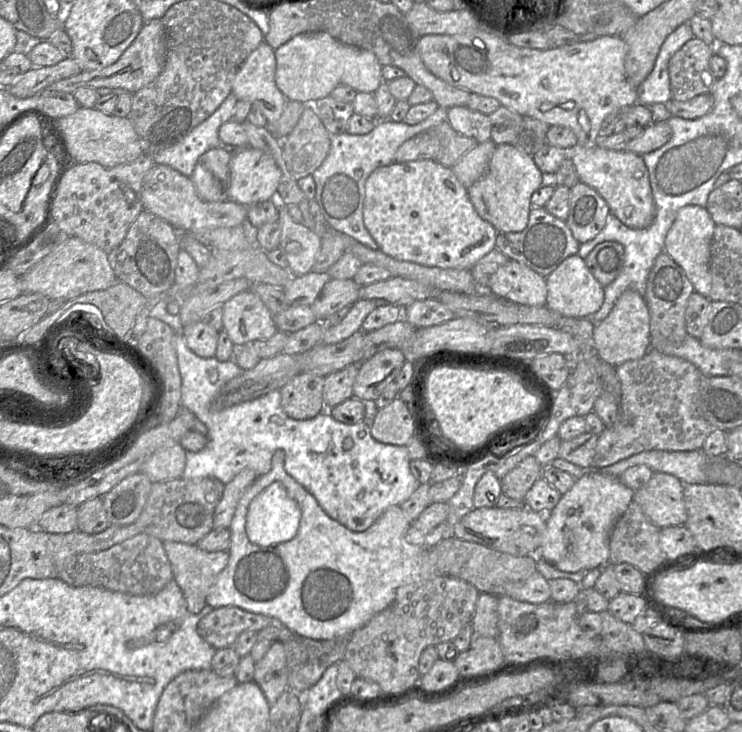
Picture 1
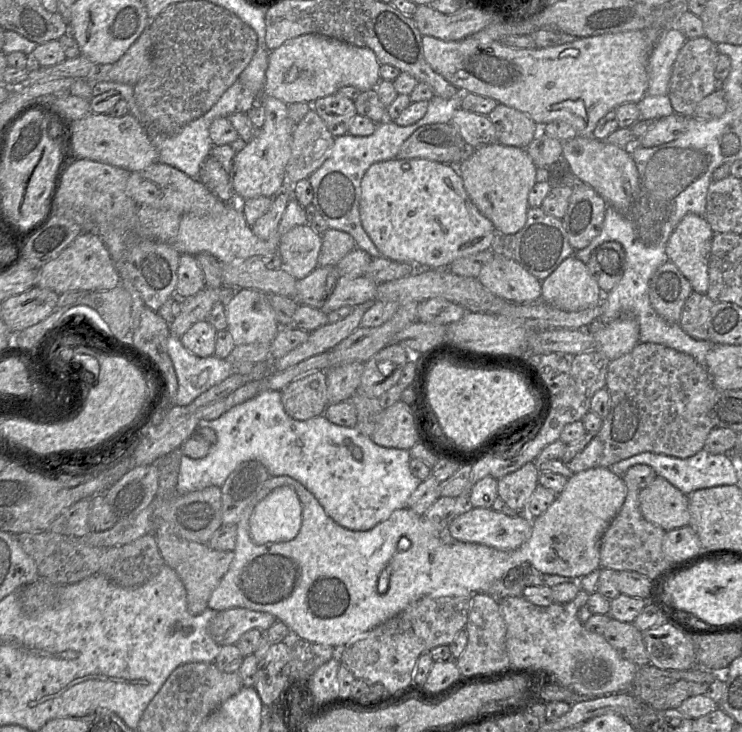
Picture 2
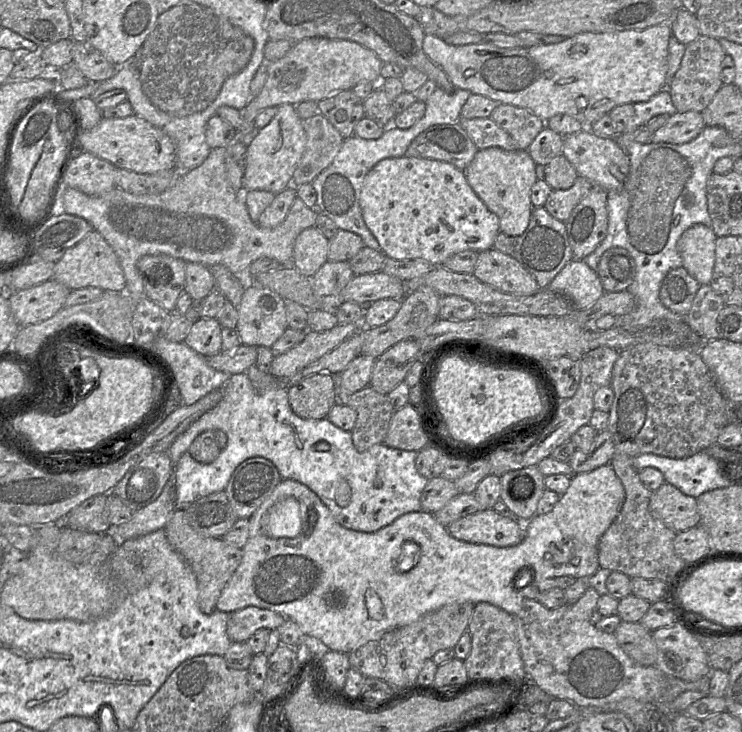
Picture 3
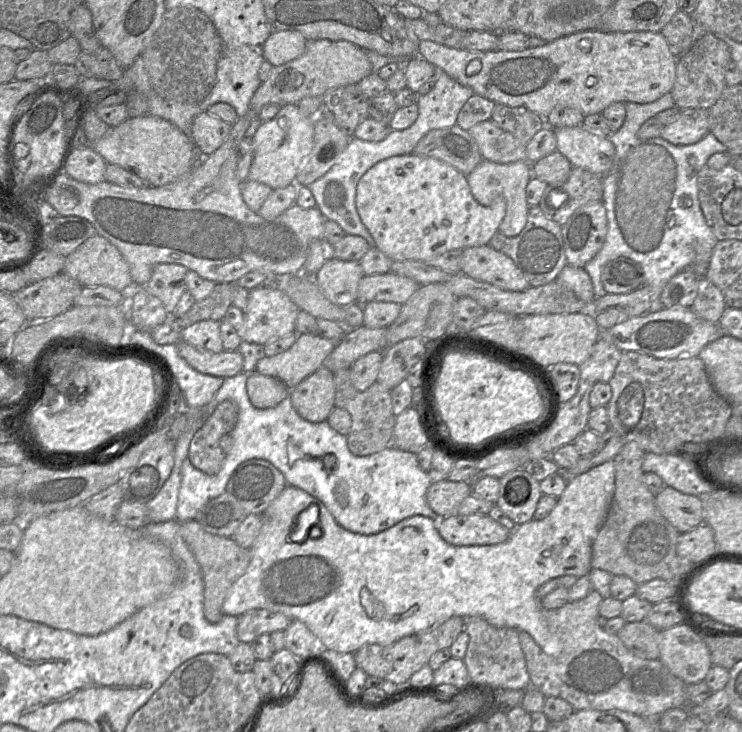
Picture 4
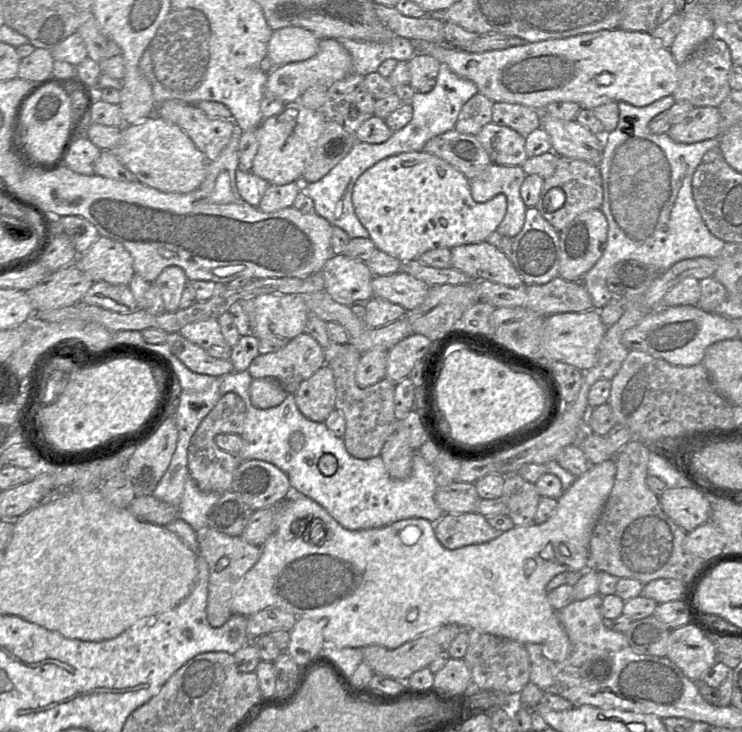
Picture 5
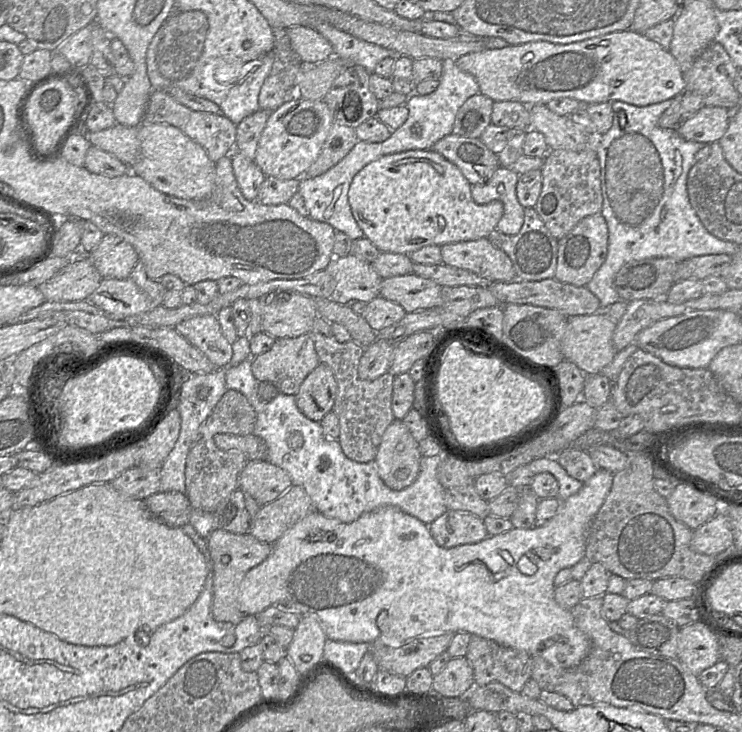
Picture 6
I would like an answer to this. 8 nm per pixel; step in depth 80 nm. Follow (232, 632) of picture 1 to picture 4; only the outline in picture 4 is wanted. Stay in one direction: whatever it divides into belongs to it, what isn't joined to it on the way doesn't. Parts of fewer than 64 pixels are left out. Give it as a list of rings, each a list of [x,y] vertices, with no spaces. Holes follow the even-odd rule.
[[[252,609],[239,616],[237,636],[241,642],[251,643],[261,634],[285,631],[292,620],[281,612]]]

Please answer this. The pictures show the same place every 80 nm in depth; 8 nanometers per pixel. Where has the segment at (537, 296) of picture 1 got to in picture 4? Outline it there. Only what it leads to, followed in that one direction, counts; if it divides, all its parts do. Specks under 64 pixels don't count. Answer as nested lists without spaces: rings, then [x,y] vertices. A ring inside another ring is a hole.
[[[489,244],[463,249],[461,273],[506,291],[524,291],[530,284],[514,261]]]

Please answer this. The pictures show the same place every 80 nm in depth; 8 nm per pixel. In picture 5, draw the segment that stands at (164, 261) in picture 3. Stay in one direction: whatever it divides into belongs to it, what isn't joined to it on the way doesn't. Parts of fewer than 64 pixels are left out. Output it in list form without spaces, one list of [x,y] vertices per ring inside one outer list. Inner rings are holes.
[[[178,266],[166,267],[153,283],[160,291],[165,311],[174,312],[180,309],[182,293],[189,283],[182,268]]]

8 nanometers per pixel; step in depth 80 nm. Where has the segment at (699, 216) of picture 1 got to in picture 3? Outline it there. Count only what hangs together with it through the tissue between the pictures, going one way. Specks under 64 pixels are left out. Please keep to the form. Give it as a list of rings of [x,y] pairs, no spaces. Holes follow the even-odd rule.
[[[694,224],[683,232],[677,243],[683,267],[700,285],[710,284],[714,262],[716,234],[711,227]]]

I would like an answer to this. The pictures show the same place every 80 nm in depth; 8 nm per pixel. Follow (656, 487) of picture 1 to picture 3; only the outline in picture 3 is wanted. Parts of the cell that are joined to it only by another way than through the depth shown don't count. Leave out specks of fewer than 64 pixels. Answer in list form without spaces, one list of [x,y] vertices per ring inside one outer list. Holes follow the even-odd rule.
[[[667,482],[652,491],[649,508],[656,519],[675,533],[700,524],[696,498],[683,494]]]

